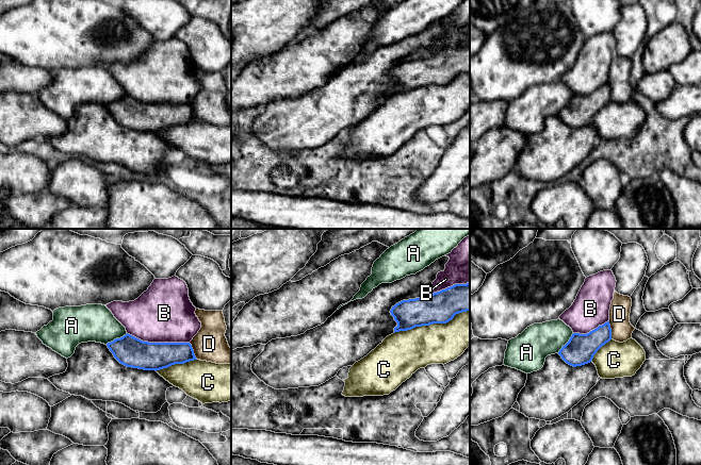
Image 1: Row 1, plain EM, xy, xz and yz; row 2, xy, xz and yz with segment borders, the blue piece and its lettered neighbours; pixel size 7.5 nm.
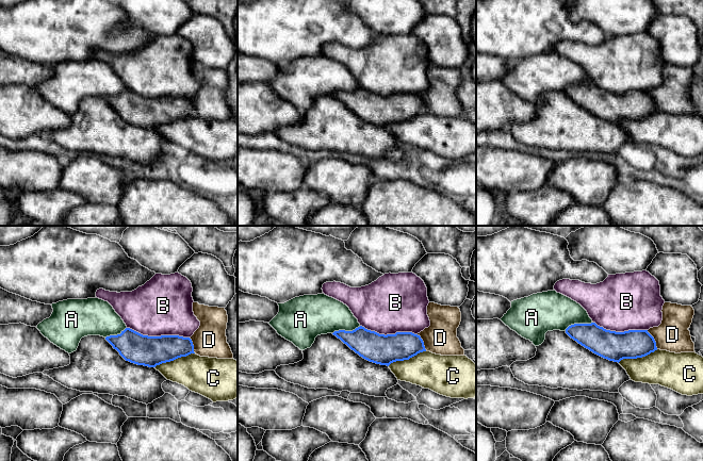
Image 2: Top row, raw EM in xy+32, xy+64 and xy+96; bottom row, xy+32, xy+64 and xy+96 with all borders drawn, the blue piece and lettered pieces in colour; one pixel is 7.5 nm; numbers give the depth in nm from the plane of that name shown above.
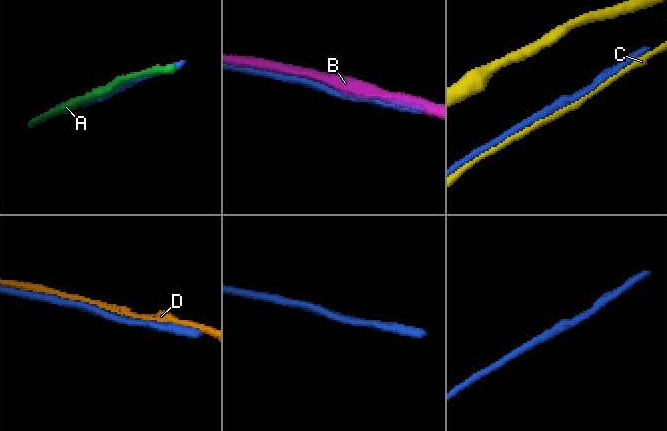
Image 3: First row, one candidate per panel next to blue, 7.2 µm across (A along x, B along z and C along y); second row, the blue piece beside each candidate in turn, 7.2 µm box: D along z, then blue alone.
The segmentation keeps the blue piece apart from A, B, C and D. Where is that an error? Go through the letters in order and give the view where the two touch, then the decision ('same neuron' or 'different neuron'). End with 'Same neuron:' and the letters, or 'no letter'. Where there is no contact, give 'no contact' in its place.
A: xy | different neuron
B: xy | different neuron
C: xz | different neuron
D: yz | different neuron
Same neuron: no letter

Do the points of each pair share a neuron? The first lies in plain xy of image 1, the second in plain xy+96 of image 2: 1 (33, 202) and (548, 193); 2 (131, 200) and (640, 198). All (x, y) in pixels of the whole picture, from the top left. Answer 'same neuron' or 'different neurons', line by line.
1: same neuron
2: same neuron

